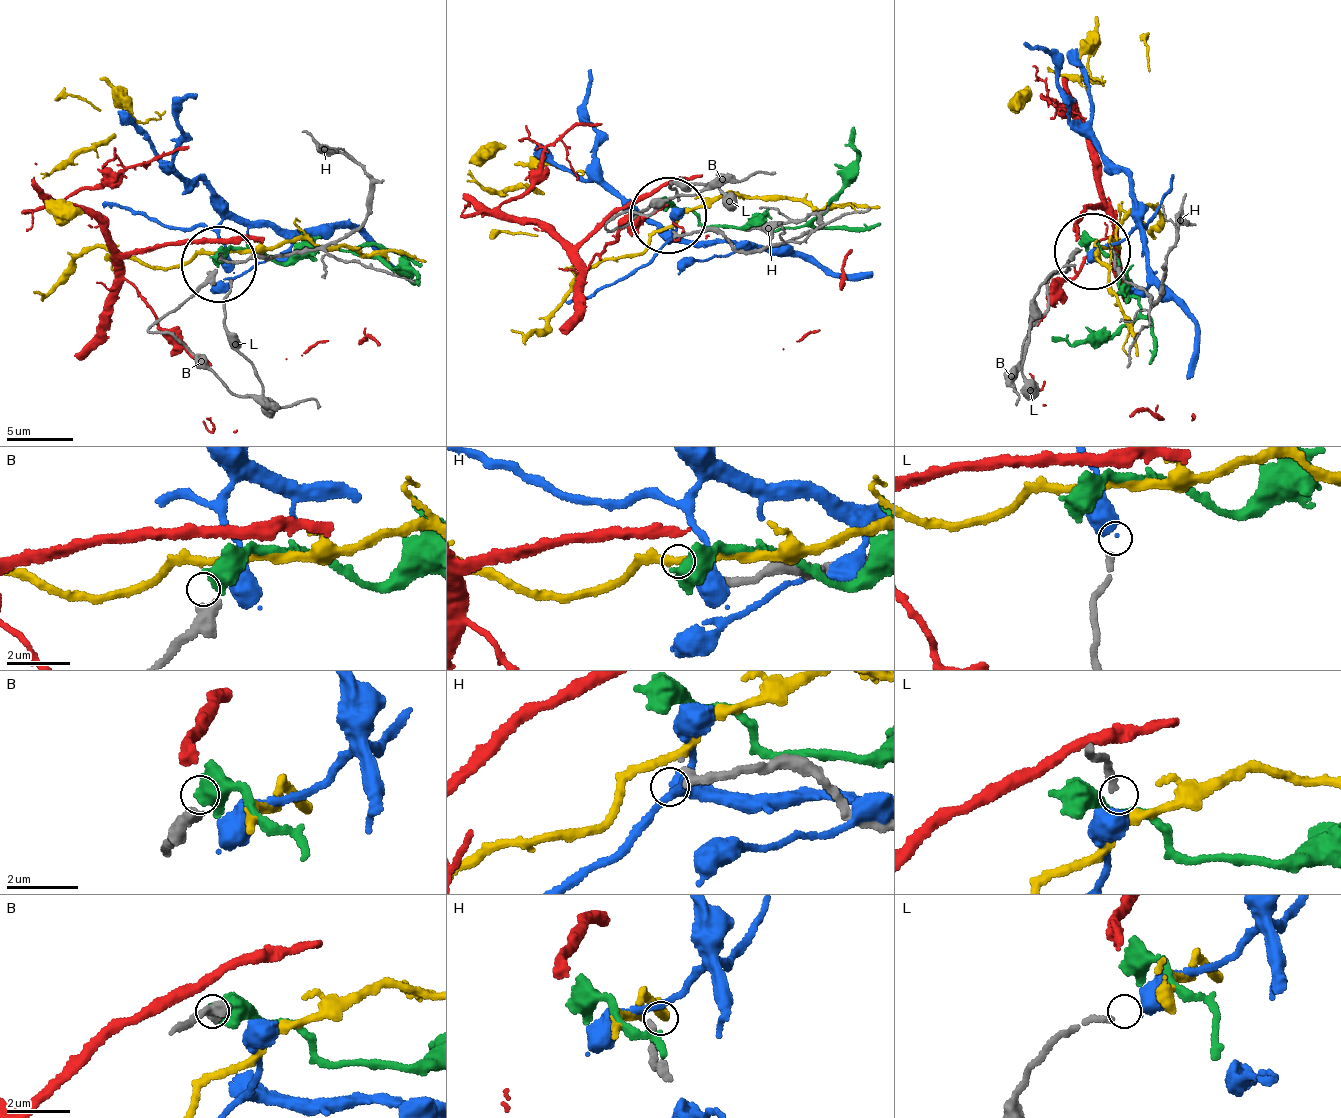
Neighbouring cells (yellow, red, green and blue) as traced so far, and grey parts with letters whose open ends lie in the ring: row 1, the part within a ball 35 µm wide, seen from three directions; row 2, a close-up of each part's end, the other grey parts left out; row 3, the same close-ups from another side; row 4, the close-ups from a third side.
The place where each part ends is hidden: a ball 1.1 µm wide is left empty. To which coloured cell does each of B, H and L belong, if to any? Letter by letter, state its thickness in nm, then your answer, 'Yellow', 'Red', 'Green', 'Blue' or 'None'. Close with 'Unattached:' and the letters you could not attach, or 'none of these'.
B: Thickness 400 nm. None
H: Thickness 280 nm. None
L: Thickness 200 nm. Blue
Unattached: B, H

